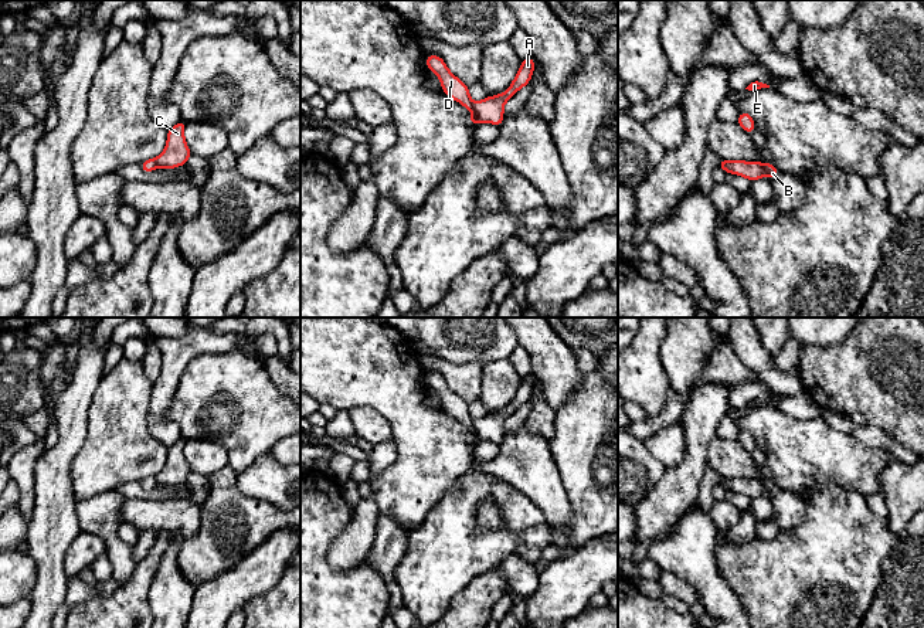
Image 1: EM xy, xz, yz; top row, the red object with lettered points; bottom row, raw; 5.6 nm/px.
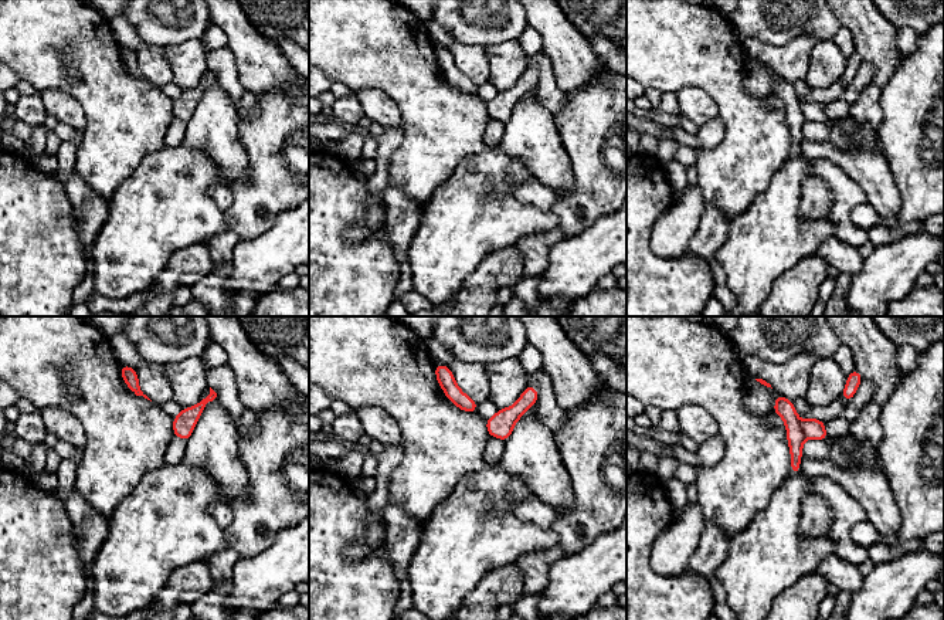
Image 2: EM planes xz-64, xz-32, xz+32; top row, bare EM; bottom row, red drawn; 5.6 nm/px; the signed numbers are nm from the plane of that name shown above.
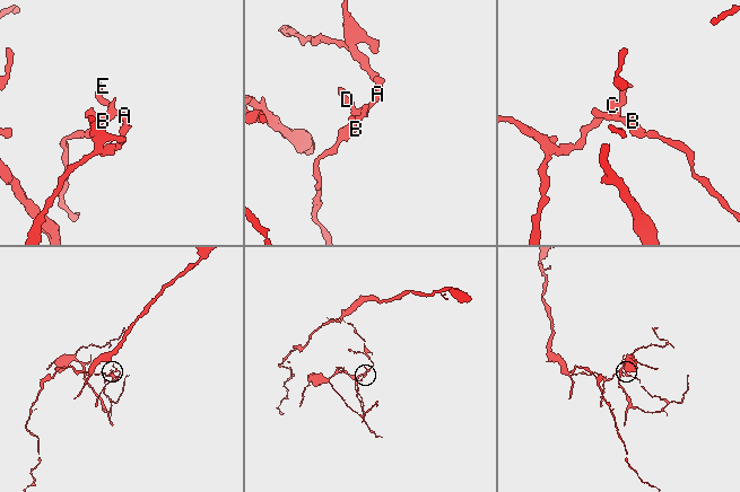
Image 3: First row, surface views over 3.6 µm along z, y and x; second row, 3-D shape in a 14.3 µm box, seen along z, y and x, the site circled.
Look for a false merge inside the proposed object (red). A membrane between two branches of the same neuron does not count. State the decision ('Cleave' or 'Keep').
Cleave

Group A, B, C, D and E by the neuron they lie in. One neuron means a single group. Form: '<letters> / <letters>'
A C E / B D

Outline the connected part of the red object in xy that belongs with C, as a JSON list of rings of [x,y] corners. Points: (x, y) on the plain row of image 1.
[[[180,438],[171,447],[167,447],[167,461],[160,473],[157,473],[156,483],[174,486],[184,483],[191,473],[191,469],[184,458],[186,439]]]

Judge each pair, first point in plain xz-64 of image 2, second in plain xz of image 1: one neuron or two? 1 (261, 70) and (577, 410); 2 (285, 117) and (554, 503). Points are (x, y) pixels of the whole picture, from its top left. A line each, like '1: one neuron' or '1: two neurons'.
1: two neurons
2: two neurons

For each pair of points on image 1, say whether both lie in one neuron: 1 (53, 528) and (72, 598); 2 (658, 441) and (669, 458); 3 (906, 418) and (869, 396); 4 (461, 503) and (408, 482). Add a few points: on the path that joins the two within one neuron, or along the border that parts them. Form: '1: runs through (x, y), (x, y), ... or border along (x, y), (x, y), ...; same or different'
1: border along (68, 579), (64, 603); different
2: runs through (662, 445), (669, 454); same
3: runs through (897, 410), (883, 396), (877, 396); same
4: border along (465, 472), (454, 481), (423, 523); different

